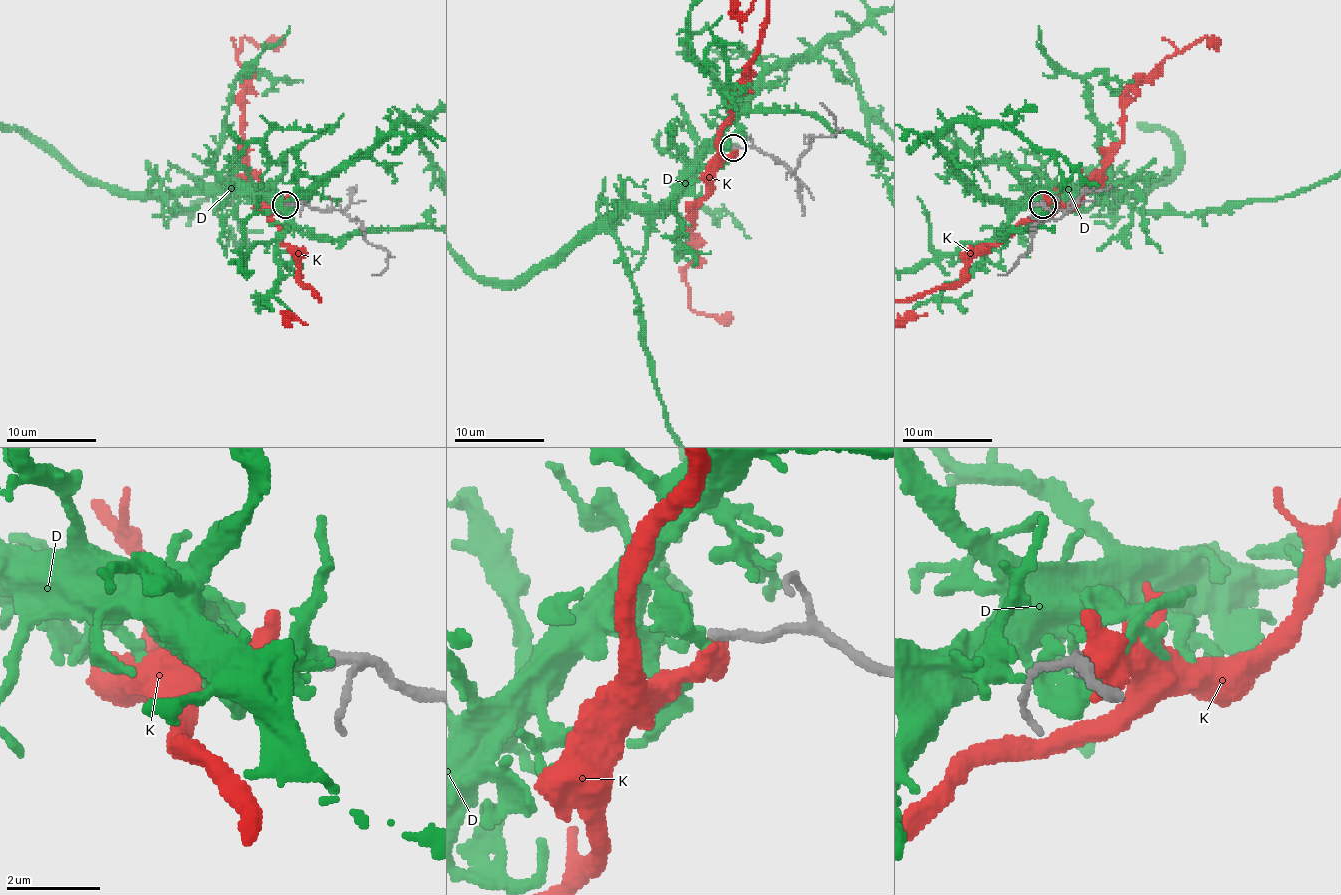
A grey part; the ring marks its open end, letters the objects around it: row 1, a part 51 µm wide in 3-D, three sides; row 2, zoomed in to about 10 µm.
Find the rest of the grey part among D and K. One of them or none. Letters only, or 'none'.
D

